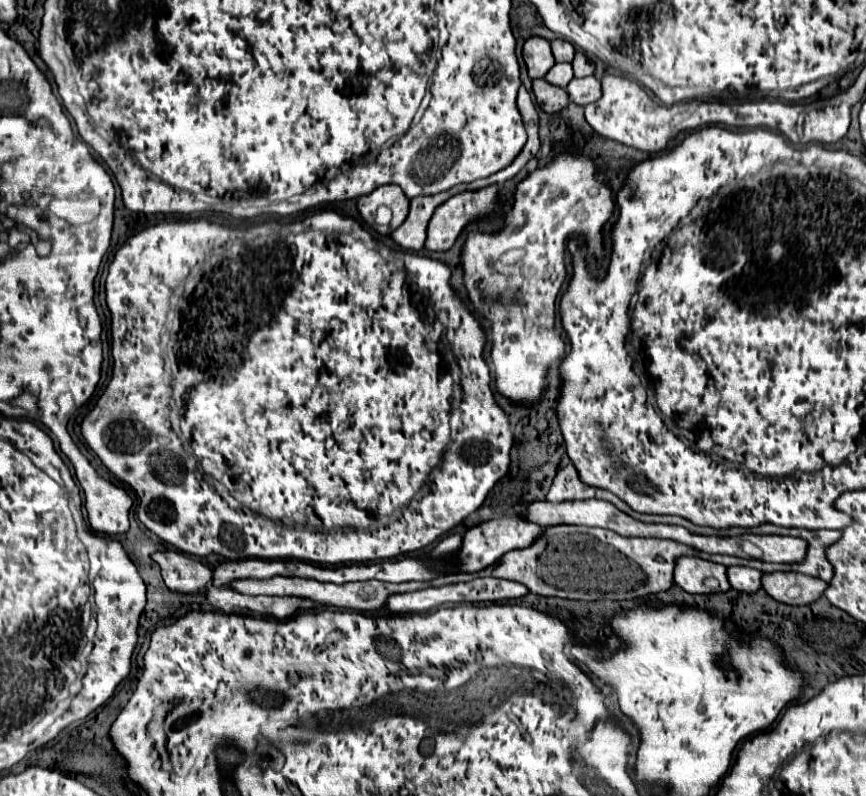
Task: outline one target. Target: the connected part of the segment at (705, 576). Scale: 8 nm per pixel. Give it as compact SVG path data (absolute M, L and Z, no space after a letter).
M681 557L675 565L675 581L681 589L693 595L725 593L731 589L727 567L695 557Z

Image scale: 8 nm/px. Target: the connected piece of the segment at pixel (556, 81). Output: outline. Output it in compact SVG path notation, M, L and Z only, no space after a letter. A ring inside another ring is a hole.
M557 63L551 67L551 71L547 73L545 79L557 87L567 87L569 81L573 79L573 65L571 63Z

